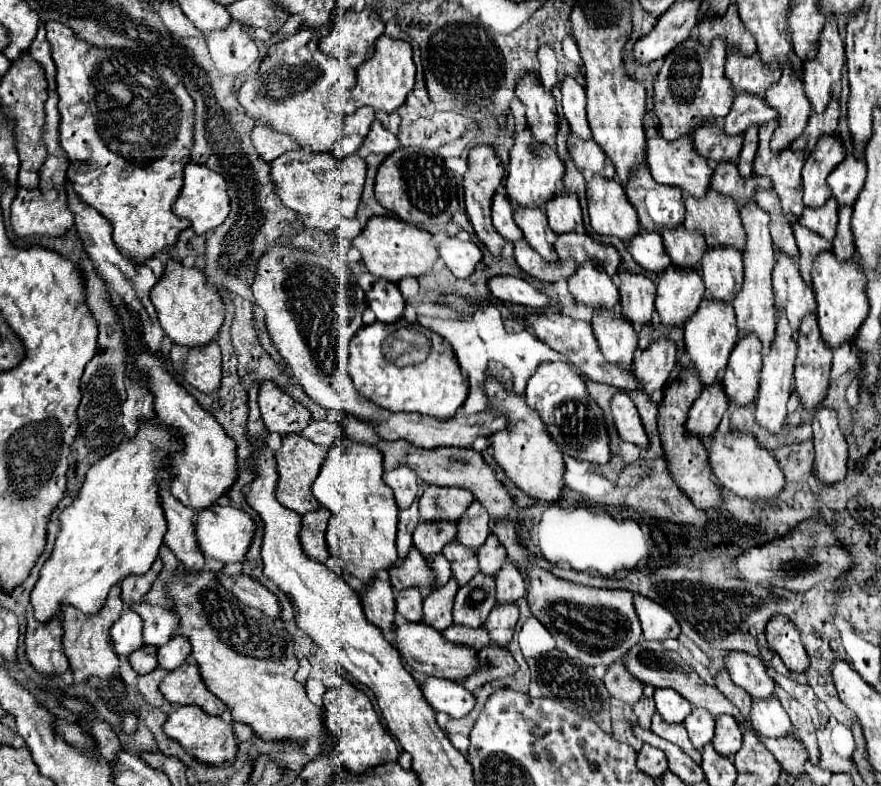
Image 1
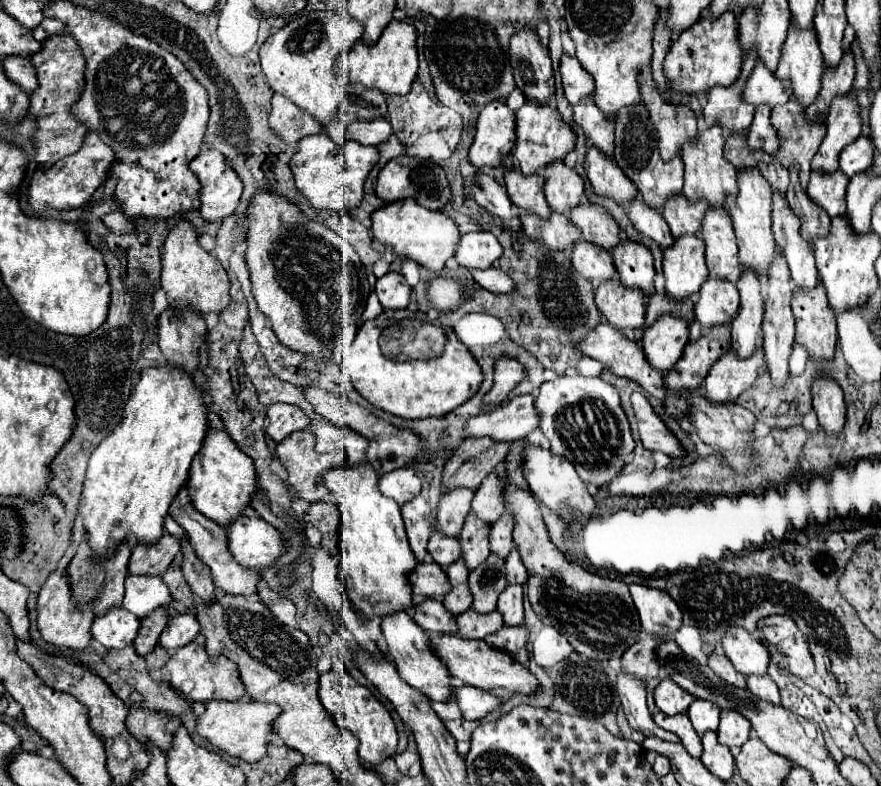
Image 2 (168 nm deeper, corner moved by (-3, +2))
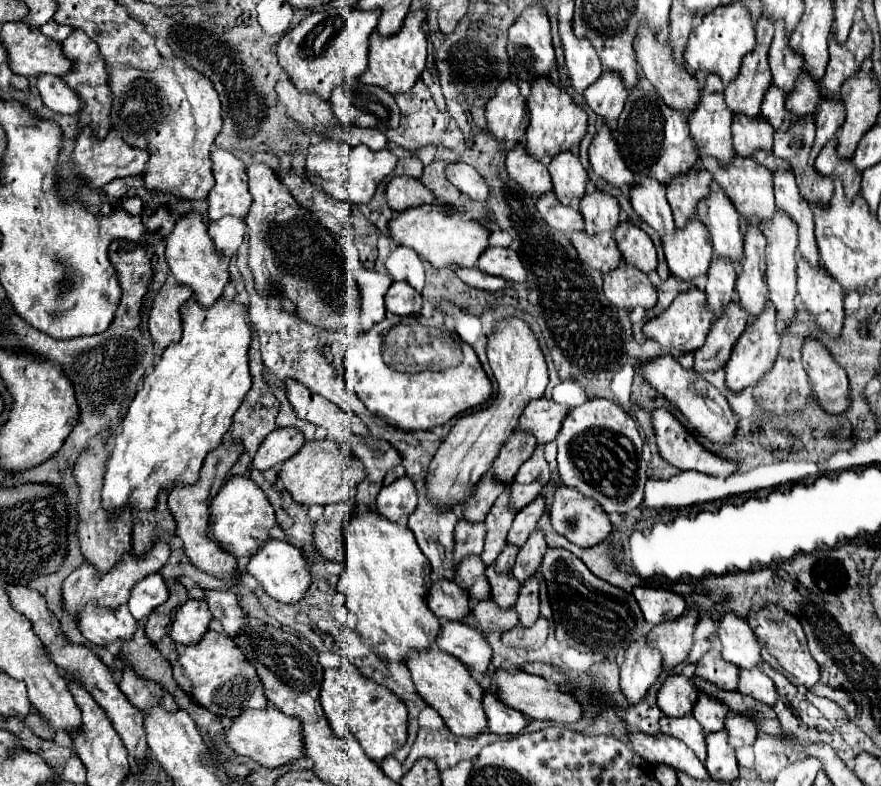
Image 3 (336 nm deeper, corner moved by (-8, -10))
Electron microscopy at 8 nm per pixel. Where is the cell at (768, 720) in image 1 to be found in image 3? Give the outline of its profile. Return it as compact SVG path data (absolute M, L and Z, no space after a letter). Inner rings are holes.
M758 668L740 670L738 692L746 694L746 696L752 696L752 698L756 698L756 700L760 700L764 704L770 704L770 706L776 704L776 686Z

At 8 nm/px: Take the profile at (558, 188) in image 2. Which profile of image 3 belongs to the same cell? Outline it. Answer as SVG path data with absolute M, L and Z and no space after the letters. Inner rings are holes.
M572 152L558 154L558 158L548 164L548 172L552 176L558 202L562 202L562 206L576 206L582 200L588 182L586 170L582 168L578 156Z

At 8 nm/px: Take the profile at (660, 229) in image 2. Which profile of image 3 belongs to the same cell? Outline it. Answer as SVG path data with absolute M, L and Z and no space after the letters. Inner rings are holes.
M640 178L640 182L630 190L630 204L634 212L656 232L674 232L674 220L670 204L666 200L666 186L654 178Z

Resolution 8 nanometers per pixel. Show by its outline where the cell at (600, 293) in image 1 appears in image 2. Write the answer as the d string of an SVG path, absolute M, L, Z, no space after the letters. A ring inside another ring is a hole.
M577 242L573 246L573 266L583 278L589 278L593 282L617 280L611 252L591 242Z

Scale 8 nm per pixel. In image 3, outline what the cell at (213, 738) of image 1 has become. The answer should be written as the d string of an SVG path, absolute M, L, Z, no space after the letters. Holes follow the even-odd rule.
M276 708L266 710L244 710L240 716L232 720L232 726L226 728L226 744L240 756L254 760L266 768L278 768L282 764L290 764L302 756L302 734L300 720L294 716L286 716Z

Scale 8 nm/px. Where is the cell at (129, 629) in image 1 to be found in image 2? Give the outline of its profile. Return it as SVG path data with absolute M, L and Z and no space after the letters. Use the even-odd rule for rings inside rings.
M113 606L109 608L109 612L93 620L91 638L111 650L133 642L137 630L139 630L139 618L121 606Z

